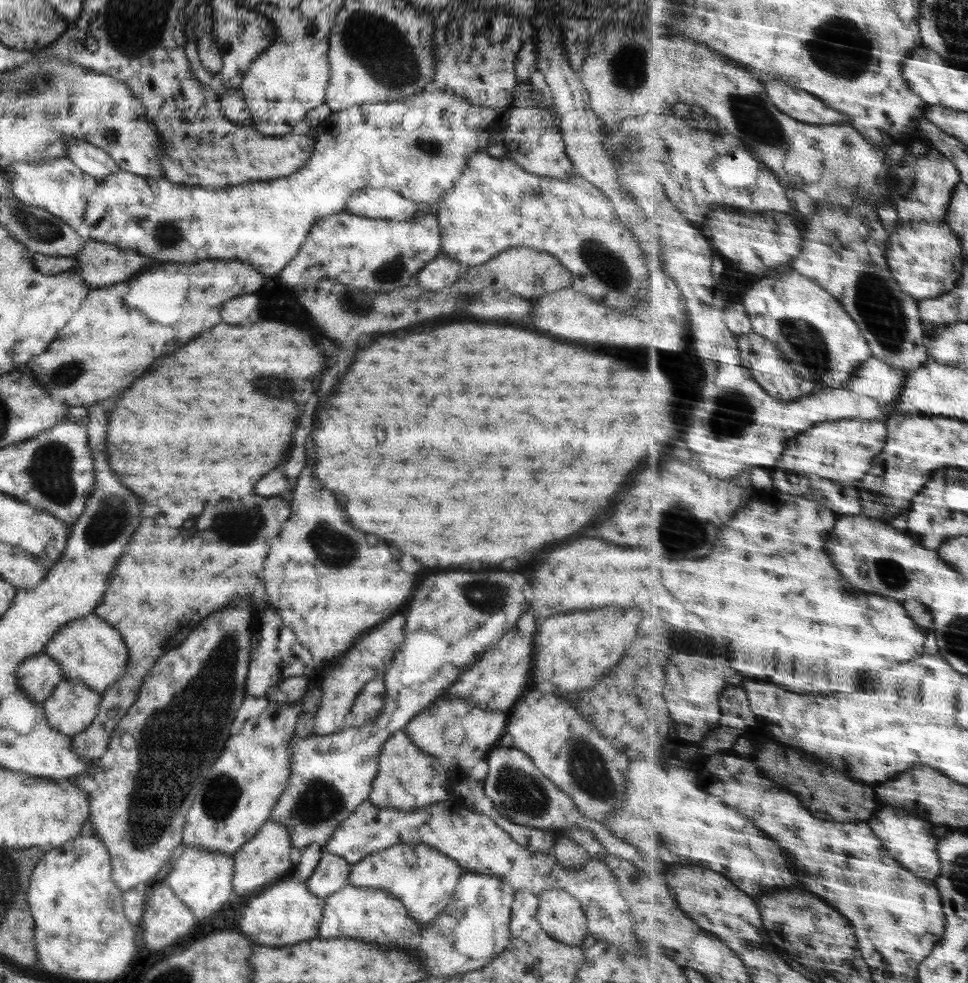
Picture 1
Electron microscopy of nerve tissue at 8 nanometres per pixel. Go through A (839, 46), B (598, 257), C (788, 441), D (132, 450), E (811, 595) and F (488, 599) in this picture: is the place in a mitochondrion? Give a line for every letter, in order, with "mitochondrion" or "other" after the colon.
A: mitochondrion
B: mitochondrion
C: other
D: other
E: other
F: mitochondrion

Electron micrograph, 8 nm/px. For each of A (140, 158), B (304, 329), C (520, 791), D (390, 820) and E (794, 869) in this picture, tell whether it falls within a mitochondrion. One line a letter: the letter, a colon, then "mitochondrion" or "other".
A: other
B: other
C: mitochondrion
D: other
E: other

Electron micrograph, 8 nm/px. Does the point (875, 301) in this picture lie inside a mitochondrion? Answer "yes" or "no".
yes

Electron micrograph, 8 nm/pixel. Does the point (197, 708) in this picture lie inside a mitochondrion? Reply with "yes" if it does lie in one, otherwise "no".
yes

